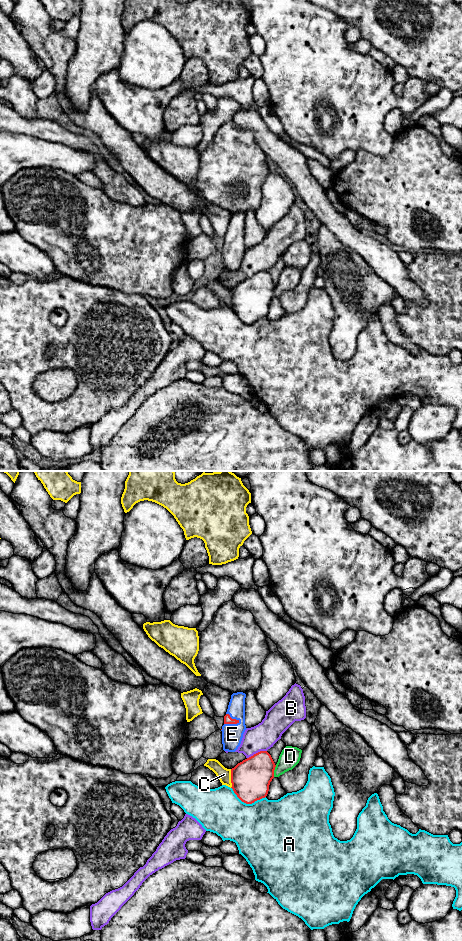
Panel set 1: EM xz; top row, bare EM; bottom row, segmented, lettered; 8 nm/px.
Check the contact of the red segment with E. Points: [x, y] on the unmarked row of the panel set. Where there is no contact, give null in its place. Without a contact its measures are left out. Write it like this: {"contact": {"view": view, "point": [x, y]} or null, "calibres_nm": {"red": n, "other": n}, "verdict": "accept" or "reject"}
{"contact": {"view": "xz", "point": [233, 239]}, "calibres_nm": {"red": 60, "other": 170}, "verdict": "accept"}

